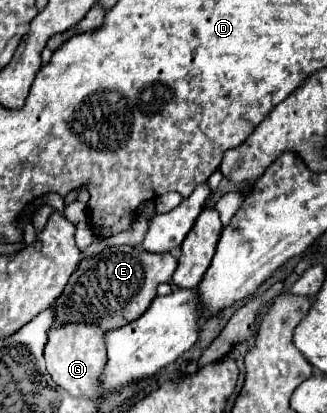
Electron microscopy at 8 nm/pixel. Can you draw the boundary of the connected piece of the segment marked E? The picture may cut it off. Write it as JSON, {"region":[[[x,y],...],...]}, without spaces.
{"region":[[[131,245],[109,247],[101,255],[81,261],[75,269],[65,291],[55,301],[55,323],[87,321],[97,323],[103,331],[123,327],[145,313],[157,295],[157,285],[171,281],[175,267],[177,259],[171,253],[147,253]]]}

